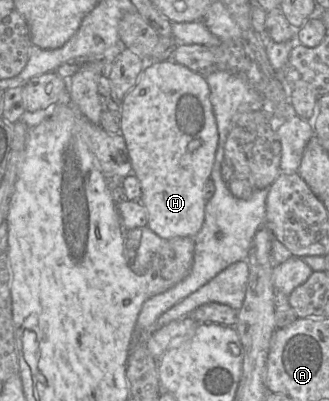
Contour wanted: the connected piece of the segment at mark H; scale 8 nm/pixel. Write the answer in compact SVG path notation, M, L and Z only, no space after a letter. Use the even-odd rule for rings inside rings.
M173 60L147 61L137 83L124 96L121 129L134 174L141 184L140 202L148 214L147 227L162 239L194 238L205 216L204 185L212 172L218 146L218 129L206 77Z

